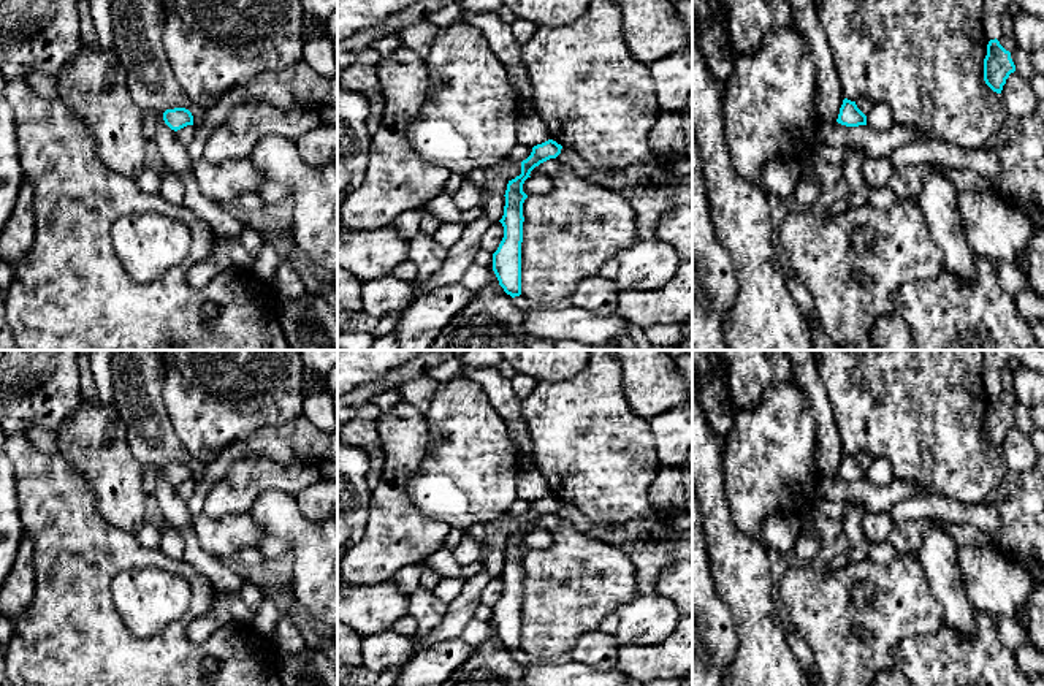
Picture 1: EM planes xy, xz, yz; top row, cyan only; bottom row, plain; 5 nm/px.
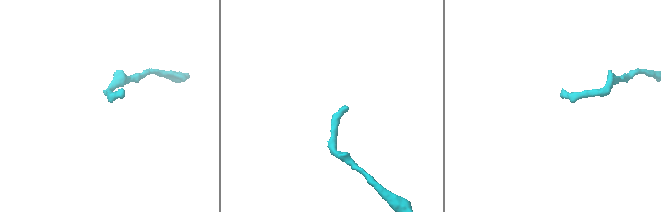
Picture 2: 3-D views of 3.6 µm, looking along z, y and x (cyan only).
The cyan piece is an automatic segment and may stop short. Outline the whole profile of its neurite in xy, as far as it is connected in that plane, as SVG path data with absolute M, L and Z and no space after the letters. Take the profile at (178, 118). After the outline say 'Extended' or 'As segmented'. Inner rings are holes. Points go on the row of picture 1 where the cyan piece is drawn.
M185 108L166 109L163 112L163 120L174 131L177 131L187 125L193 125L193 116Z. As segmented

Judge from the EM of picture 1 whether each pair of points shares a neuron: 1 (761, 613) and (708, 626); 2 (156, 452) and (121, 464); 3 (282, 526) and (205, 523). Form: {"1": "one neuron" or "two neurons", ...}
{"1": "two neurons", "2": "two neurons", "3": "two neurons"}

